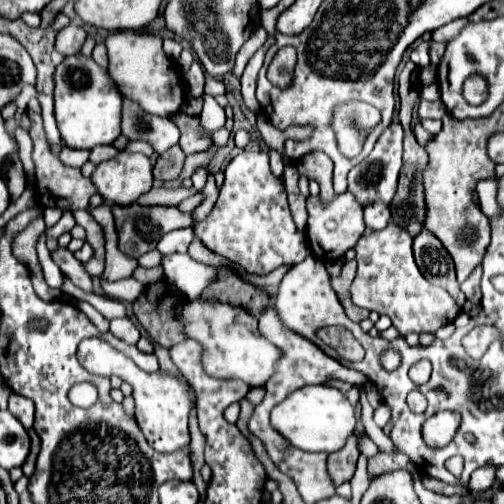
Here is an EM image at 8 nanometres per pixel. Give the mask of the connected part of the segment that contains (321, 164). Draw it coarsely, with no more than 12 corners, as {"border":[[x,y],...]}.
{"border":[[323,152],[295,162],[299,174],[317,180],[323,200],[333,198],[333,162]]}

